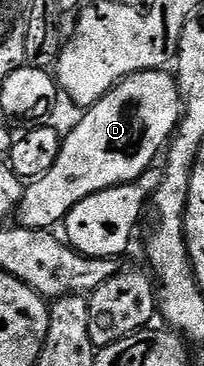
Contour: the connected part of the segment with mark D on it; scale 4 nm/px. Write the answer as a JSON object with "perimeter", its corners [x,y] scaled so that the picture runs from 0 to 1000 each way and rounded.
{"perimeter":[[[838,191],[681,194],[623,205],[593,227],[539,240],[456,292],[426,295],[412,314],[353,347],[338,369],[309,372],[284,440],[196,489],[162,489],[123,508],[118,533],[88,568],[93,617],[172,631],[230,631],[270,623],[270,609],[309,612],[328,587],[392,549],[436,538],[529,527],[544,511],[588,511],[603,500],[647,500],[725,467],[725,454],[789,432],[863,347],[902,309],[902,279],[882,262],[882,238]]]}

